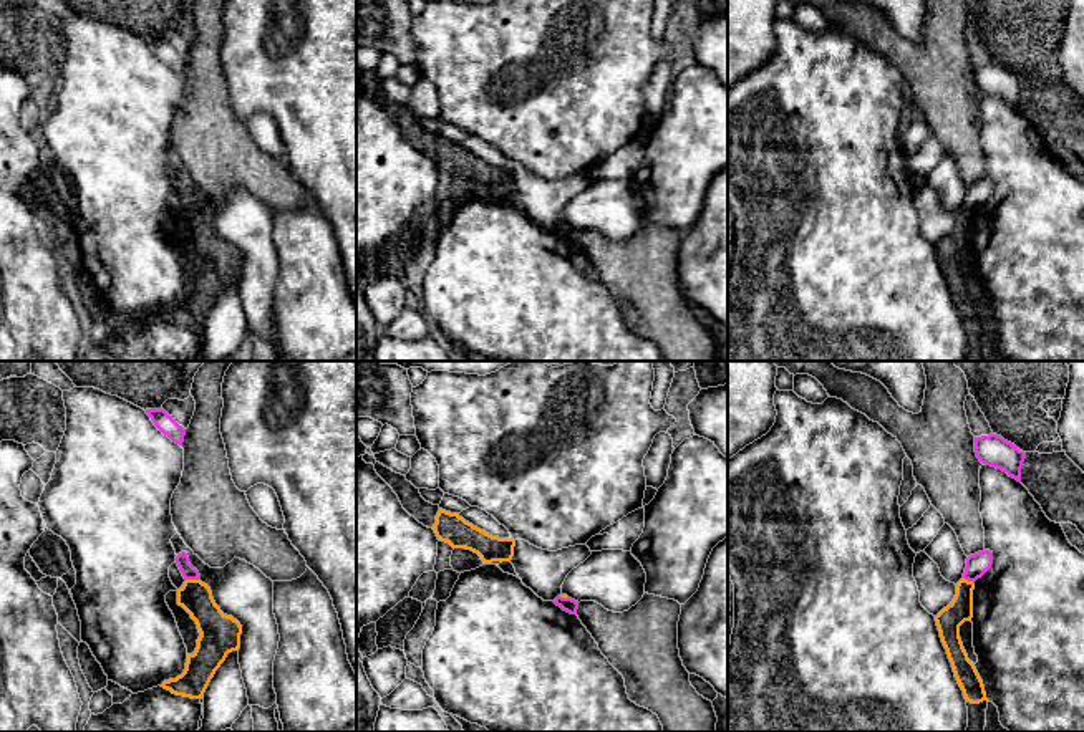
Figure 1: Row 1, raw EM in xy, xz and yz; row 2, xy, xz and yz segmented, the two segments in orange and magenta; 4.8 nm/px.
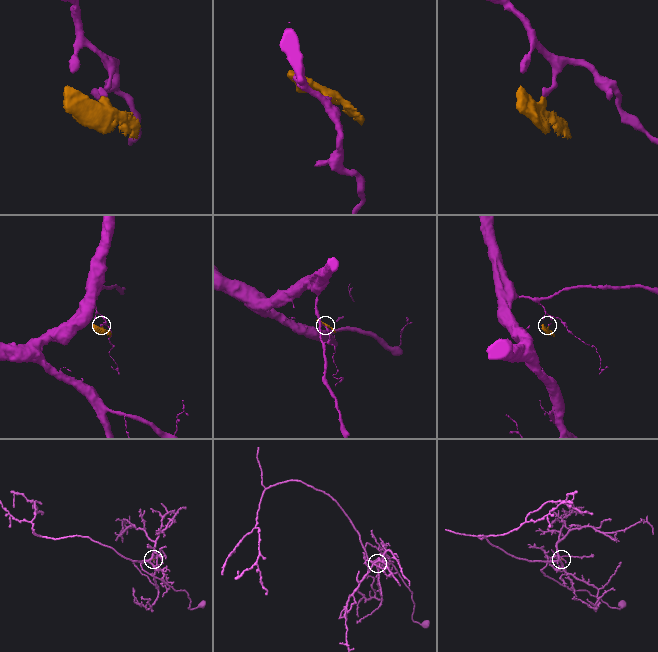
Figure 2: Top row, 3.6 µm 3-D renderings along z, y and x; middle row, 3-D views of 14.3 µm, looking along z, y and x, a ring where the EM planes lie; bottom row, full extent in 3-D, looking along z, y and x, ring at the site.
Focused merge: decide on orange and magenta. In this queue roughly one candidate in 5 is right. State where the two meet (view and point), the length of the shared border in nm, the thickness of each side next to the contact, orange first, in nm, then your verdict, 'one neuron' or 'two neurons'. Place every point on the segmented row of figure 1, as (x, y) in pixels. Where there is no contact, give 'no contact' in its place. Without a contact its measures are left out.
meets orange in xy at (193, 580); contact 70 nm long; 160 nm thick on the orange side, 70 nm on the other; two neurons

